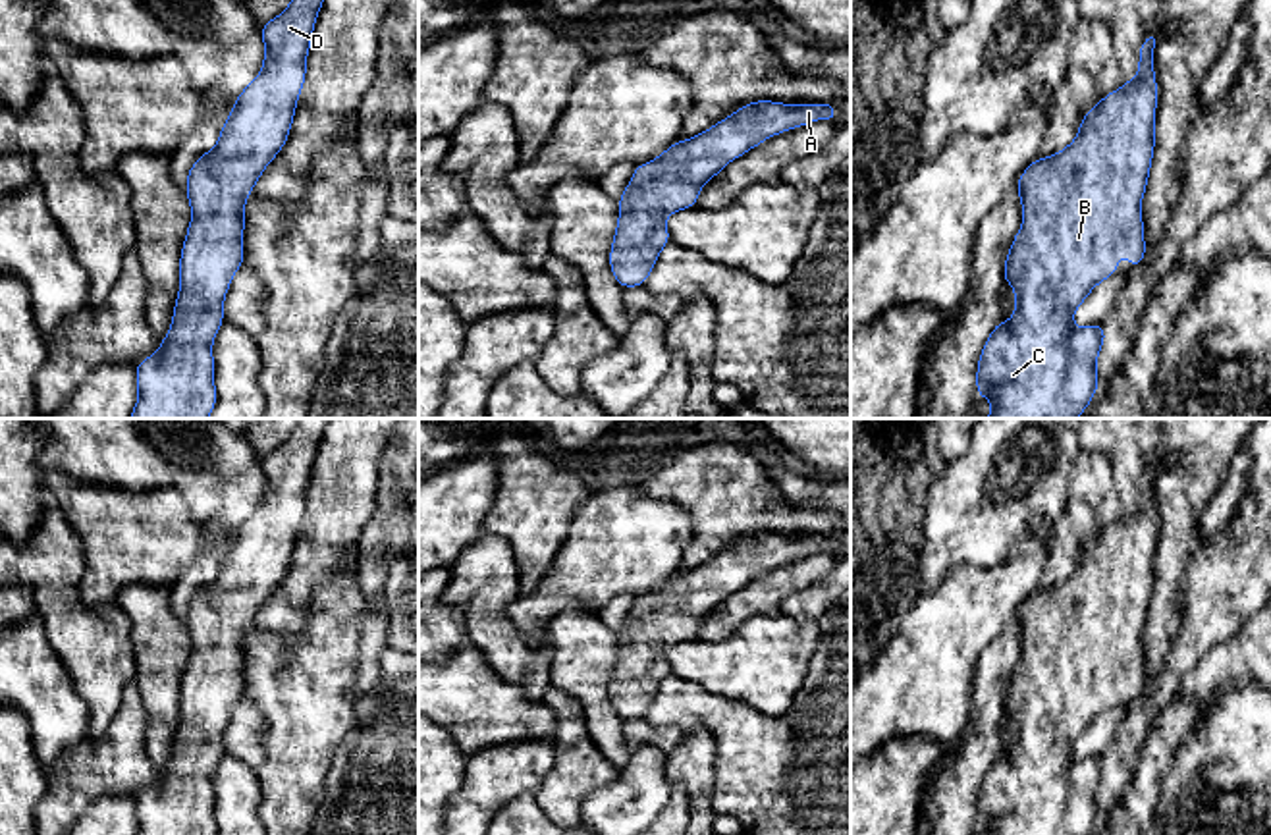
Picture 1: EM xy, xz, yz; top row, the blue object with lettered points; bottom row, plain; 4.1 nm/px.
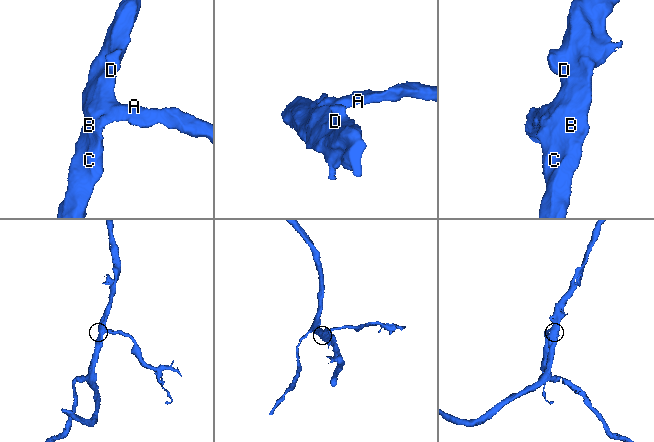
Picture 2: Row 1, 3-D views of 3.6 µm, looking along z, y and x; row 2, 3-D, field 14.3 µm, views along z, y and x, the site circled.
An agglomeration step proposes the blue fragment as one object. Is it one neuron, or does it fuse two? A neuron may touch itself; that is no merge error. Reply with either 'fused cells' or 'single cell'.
single cell

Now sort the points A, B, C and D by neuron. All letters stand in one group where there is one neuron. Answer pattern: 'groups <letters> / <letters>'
groups A B C D

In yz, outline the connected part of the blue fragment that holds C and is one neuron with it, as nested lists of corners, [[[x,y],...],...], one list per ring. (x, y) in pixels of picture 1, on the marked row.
[[[1146,39],[1138,52],[1138,75],[1107,93],[1086,112],[1076,139],[1068,147],[1051,156],[1034,158],[1018,175],[1014,191],[1020,195],[1024,220],[1003,264],[1003,282],[1014,289],[1014,312],[1009,322],[997,320],[976,366],[976,395],[993,401],[986,418],[1078,418],[1099,391],[1095,364],[1107,337],[1105,324],[1074,328],[1072,316],[1097,283],[1119,272],[1117,260],[1124,251],[1128,253],[1128,270],[1138,268],[1148,253],[1142,199],[1155,150],[1157,77],[1153,48],[1155,39]]]

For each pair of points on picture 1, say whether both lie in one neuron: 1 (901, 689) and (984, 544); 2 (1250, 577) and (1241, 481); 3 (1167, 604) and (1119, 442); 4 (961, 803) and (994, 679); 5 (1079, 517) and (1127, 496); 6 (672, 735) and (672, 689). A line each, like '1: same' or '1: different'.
1: different
2: different
3: same
4: same
5: different
6: different

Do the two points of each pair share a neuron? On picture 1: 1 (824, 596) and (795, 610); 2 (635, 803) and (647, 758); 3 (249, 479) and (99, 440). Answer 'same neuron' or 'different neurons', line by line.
1: same neuron
2: same neuron
3: same neuron

